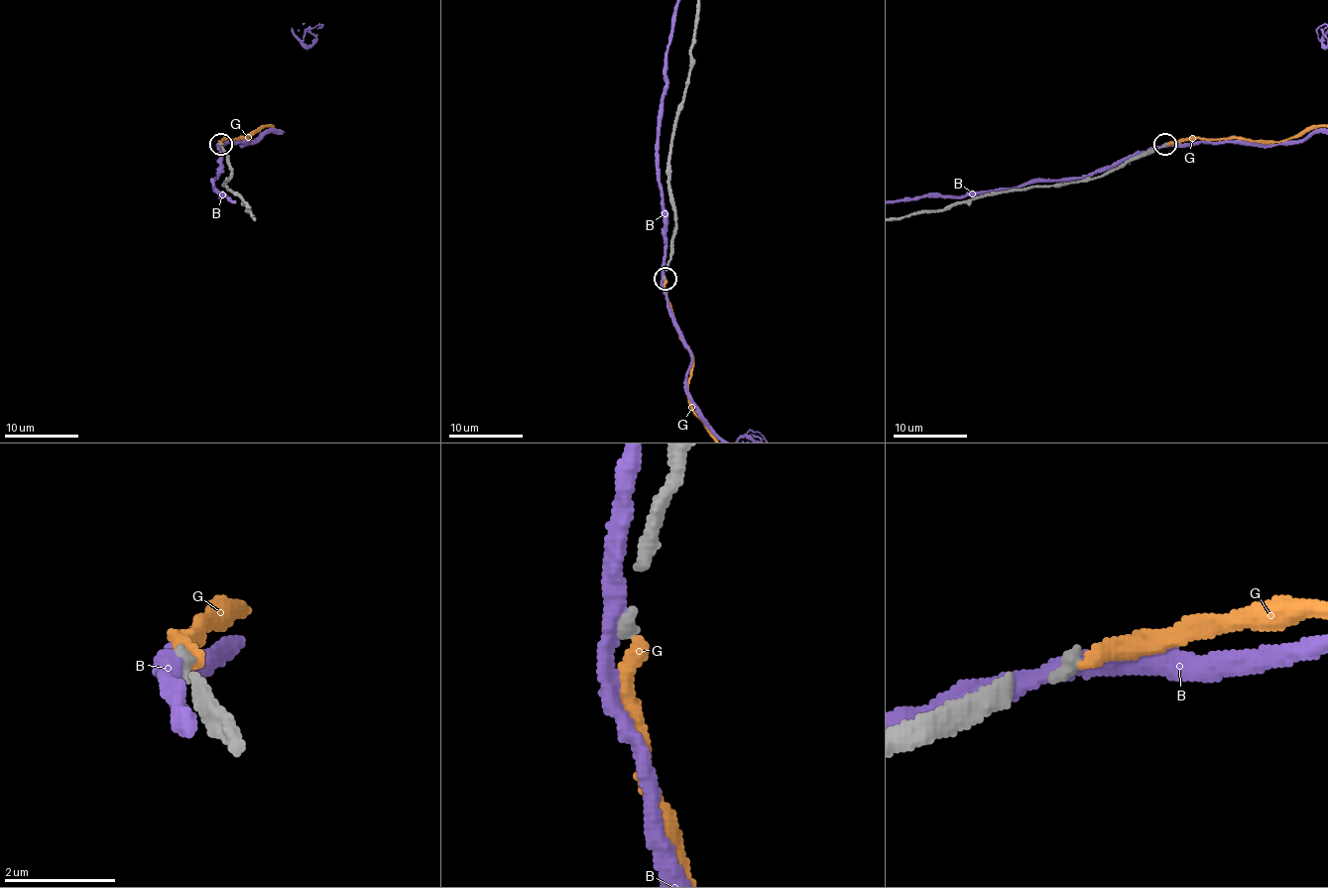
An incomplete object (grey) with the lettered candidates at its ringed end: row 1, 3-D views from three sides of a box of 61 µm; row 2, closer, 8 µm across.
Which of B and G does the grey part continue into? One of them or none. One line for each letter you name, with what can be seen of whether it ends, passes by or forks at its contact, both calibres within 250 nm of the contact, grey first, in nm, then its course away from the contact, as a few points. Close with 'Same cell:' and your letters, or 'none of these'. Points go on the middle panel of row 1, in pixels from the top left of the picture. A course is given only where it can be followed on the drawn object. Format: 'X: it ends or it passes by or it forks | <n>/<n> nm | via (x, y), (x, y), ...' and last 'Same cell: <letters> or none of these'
Same cell: none of these

